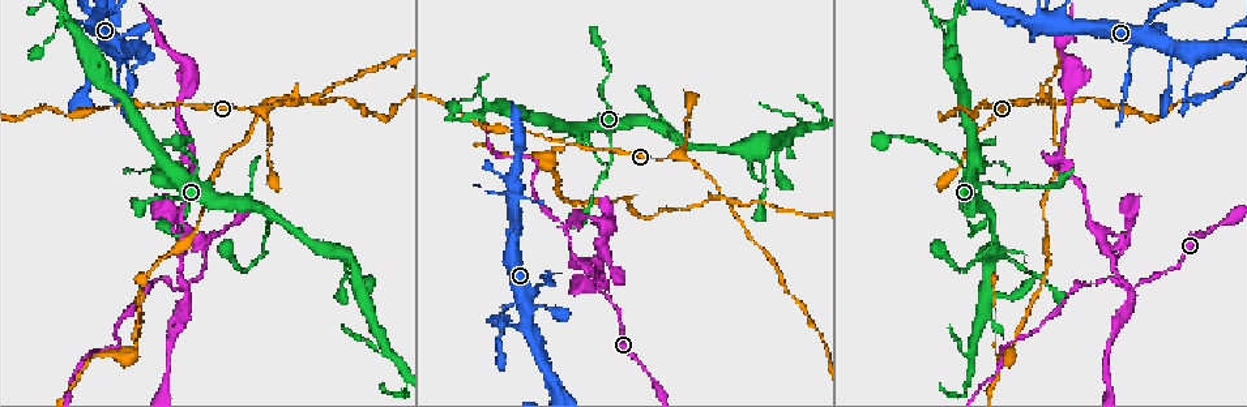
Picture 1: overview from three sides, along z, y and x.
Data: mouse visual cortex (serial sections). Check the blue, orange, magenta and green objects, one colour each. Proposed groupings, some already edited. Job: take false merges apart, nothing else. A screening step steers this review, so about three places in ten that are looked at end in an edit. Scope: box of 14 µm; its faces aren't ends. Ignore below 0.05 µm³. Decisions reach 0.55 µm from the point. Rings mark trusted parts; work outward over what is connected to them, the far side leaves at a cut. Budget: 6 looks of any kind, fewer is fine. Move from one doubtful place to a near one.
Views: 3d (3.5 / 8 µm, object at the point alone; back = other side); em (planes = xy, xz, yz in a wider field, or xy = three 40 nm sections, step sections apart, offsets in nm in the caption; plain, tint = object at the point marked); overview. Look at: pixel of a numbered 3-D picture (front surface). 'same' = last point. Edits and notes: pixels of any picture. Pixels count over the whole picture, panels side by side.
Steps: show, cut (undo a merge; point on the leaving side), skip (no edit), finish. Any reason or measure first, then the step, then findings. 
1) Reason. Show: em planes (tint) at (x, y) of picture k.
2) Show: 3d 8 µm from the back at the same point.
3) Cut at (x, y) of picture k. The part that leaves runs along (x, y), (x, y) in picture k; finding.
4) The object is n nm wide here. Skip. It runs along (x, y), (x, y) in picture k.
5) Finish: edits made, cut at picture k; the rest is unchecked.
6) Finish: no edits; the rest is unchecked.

Branch point. Show: 3d 3.5 µm from the back at (689, 150) of picture 1.

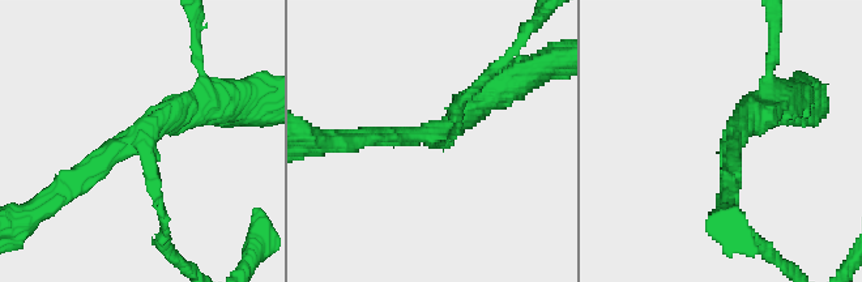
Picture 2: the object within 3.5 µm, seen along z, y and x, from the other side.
Shape alone is not enough. Show: em planes (tint) at (431, 136) of picture 2.

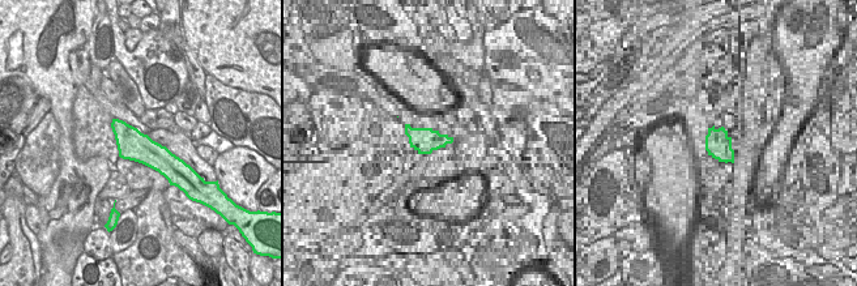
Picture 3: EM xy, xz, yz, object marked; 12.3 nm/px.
The arms are 100, 250, 350 nm wide. Skip. It runs along (209, 106), (165, 115), (69, 187) in picture 2; one cell here.

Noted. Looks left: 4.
Show: 3d 8 µm at (680, 157) of picture 1.

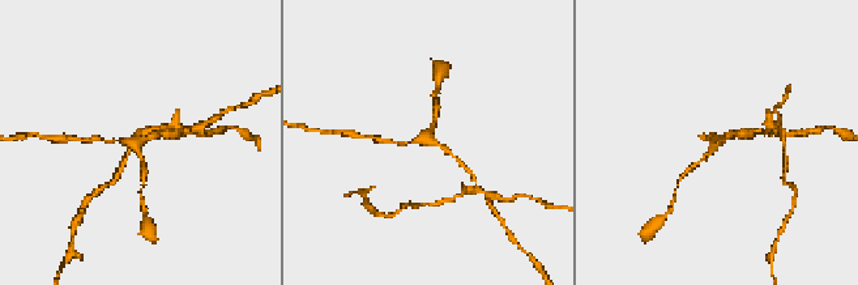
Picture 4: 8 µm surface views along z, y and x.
Show: em planes (tint) at (136, 140) of picture 4.

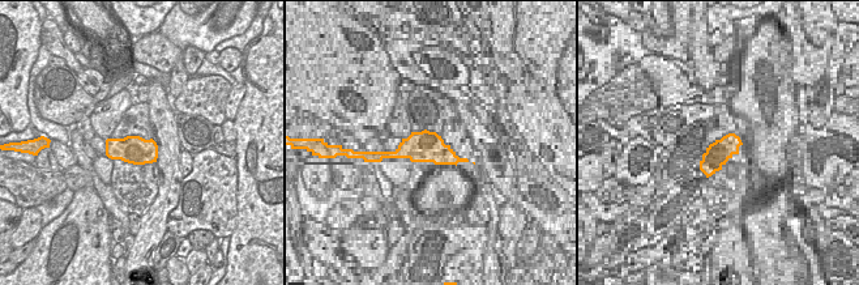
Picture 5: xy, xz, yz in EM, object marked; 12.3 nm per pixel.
The object is 360 nm wide here. Skip. It runs along (389, 143), (427, 139), (456, 158) in picture 4; one cell here.

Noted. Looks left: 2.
Abrupt turn. Show: 3d 3.5 µm from the back at (303, 100) of picture 1.

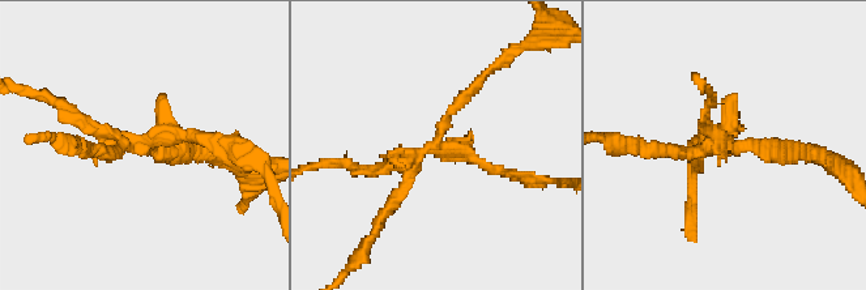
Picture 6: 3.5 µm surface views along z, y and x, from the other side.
Show: em xy step 2 (tint) at (144, 142) of picture 6.

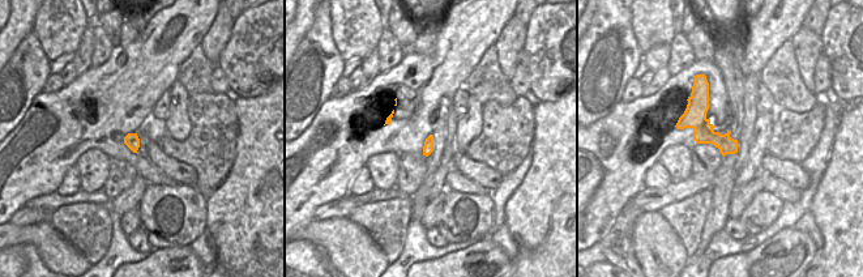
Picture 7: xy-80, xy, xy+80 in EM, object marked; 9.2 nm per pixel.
The arms are 150, 150, 150, 200 nm wide. Cut at (77, 119) of picture 6. A border runs along (729, 135), (718, 148) in picture 7; two cells meet here.

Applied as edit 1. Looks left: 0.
Finish: edits made, cut at picture 6; the rest is unchecked.

